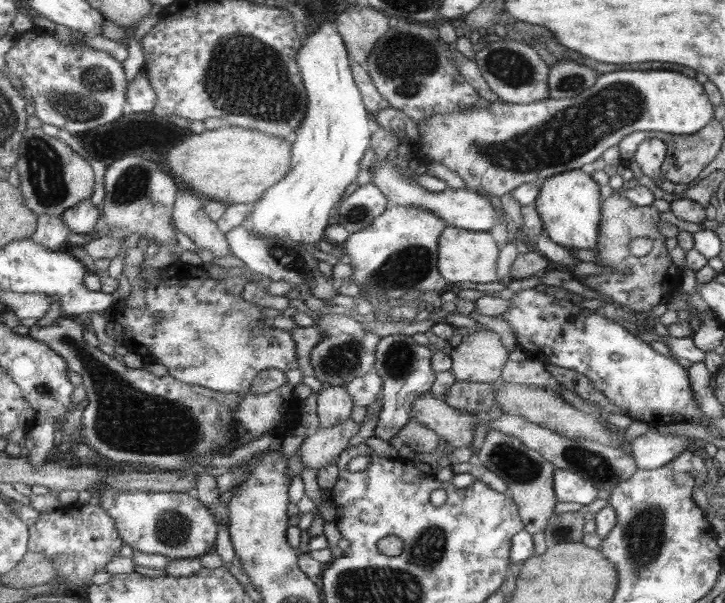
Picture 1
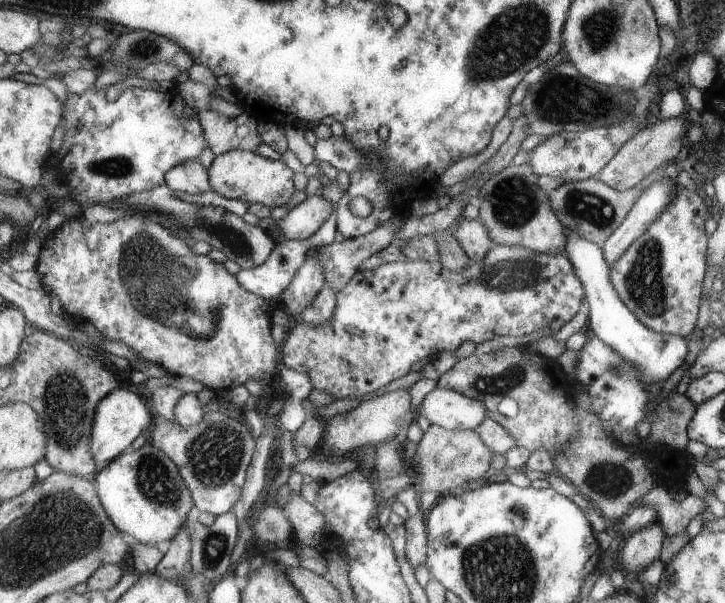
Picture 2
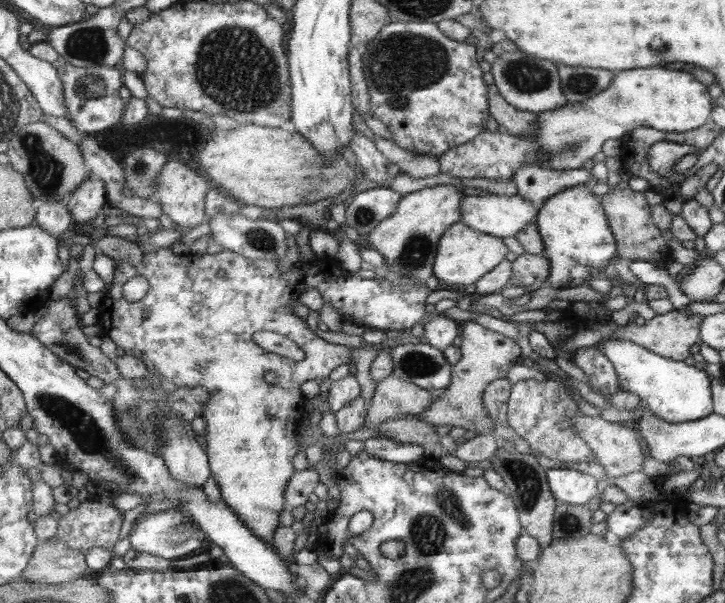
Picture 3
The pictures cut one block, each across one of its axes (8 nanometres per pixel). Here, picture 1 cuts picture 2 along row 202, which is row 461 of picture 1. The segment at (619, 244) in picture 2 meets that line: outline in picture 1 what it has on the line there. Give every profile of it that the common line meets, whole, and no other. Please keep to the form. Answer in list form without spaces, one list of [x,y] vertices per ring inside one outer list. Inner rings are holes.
[[[653,426],[649,428],[649,432],[629,442],[633,458],[637,458],[641,470],[663,470],[665,464],[673,462],[673,458],[679,456],[679,452],[689,452],[691,444],[695,444],[691,442],[691,438],[661,434]]]

